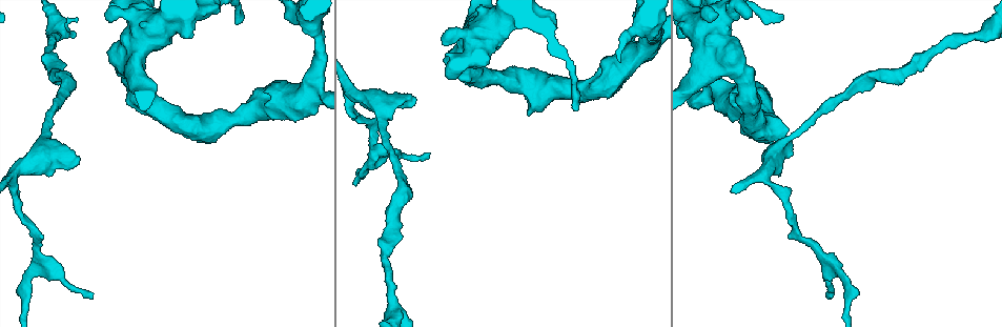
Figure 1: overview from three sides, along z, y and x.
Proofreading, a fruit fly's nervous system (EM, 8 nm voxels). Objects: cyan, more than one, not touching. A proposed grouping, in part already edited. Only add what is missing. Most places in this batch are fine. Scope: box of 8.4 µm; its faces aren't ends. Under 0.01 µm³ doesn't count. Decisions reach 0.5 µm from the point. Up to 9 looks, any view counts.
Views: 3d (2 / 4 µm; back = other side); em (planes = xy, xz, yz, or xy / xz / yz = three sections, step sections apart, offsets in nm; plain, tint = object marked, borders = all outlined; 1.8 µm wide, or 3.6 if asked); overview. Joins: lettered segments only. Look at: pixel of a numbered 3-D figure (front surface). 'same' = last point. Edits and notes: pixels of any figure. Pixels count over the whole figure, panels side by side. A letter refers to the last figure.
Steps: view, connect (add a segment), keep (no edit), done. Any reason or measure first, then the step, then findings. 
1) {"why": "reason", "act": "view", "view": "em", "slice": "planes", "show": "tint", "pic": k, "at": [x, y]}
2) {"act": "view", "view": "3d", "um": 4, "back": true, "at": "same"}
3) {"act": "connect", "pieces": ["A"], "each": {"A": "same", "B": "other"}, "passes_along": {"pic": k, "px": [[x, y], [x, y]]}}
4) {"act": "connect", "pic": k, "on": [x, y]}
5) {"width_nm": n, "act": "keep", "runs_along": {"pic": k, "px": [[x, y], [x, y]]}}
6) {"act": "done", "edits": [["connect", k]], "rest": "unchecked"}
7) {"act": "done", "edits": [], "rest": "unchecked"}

{"act": "view", "view": "em", "slice": "planes", "show": "borders", "pic": 1, "at": [79, 156]}

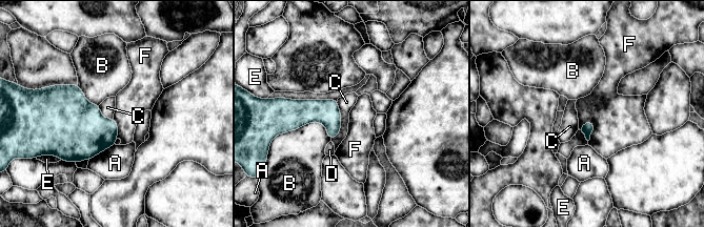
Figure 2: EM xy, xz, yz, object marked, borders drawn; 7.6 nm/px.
{"act": "keep", "each": {"A": "other", "B": "other", "C": "other", "D": "other", "E": "other", "F": "other"}, "border": {"pic": 2, "px": [[592, 121], [594, 128], [588, 141]]}, "found": "no lettered segment goes on from it"}

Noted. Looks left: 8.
{"why": "tapers out", "act": "view", "view": "3d", "um": 2, "pic": 1, "at": [92, 294]}

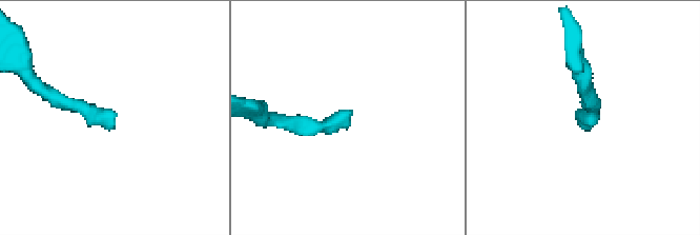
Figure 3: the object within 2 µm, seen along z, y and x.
{"act": "view", "view": "em", "slice": "planes", "show": "borders", "pic": 3, "at": [112, 120]}

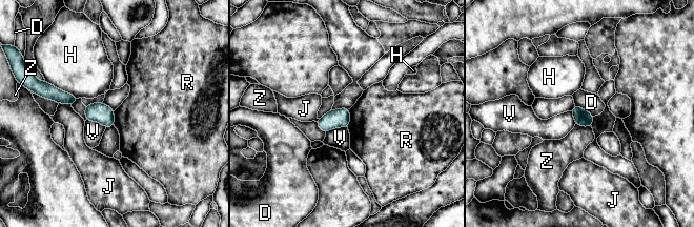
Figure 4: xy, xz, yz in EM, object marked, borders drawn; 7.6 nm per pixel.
{"width_nm": 130, "act": "keep", "each": {"D": "other", "H": "other", "J": "other", "R": "other", "V": "other", "Z": "other"}, "border": {"pic": 4, "px": [[350, 108], [350, 124], [347, 127]]}, "found": "none of them fits"}

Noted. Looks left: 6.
{"why": "branch stops here", "act": "view", "view": "3d", "um": 4, "pic": 1, "at": [786, 129]}

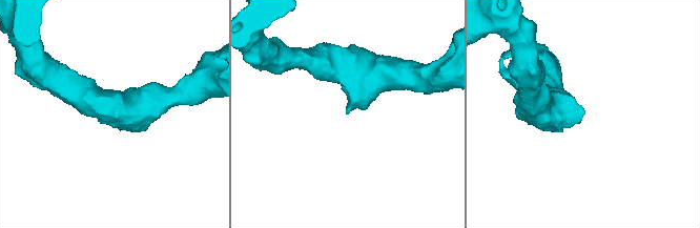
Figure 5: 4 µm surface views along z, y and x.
{"why": "need the tissue", "act": "view", "view": "em", "um": 3.6, "slice": "xy", "step": 4, "show": "borders", "pic": 5, "at": [583, 113]}

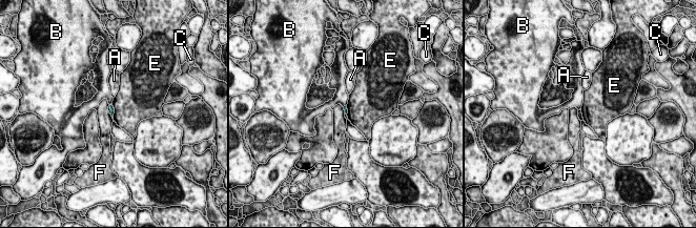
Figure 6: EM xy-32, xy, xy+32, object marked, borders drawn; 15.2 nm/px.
{"why": "another direction", "act": "view", "view": "em", "um": 3.6, "slice": "yz", "step": 4, "show": "borders", "at": "same"}

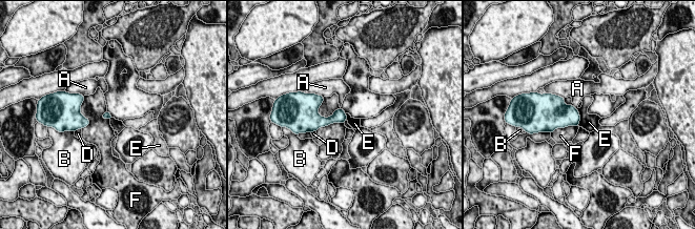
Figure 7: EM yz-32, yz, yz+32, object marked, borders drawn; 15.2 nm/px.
{"act": "keep", "each": {"A": "other", "B": "other", "D": "other", "E": "other", "F": "other"}, "border": {"pic": 7, "px": [[576, 108], [579, 115], [578, 125]]}, "found": "no lettered segment goes on from it"}

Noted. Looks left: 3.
{"why": "thick turns thin", "act": "view", "view": "3d", "um": 4, "pic": 1, "at": [975, 36]}

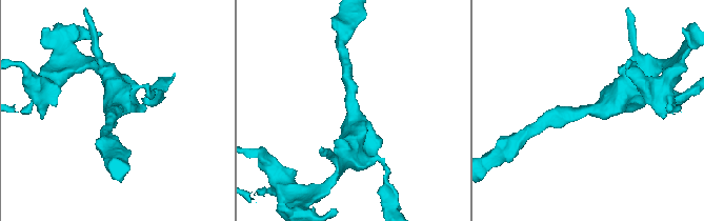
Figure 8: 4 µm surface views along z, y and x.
{"arm_widths_nm": [190, 380], "why": "now the EM", "act": "view", "view": "em", "slice": "planes", "show": "borders", "pic": 8, "at": [116, 110]}

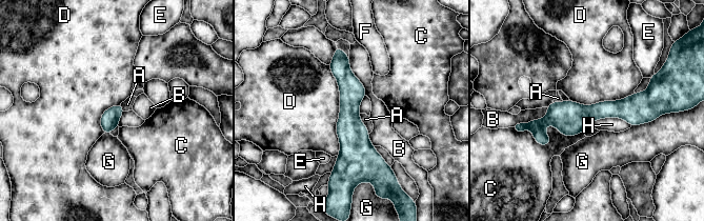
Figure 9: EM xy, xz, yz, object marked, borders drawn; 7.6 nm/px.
{"act": "keep", "each": {"A": "other", "B": "other", "C": "other", "D": "other", "E": "other", "F": "other", "G": "other", "H": "other"}, "border": {"pic": 9, "px": [[589, 123], [619, 117], [630, 126]]}, "found": "no lettered segment goes on from it"}

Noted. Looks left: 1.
{"act": "done", "edits": [], "rest": "unchecked"}

